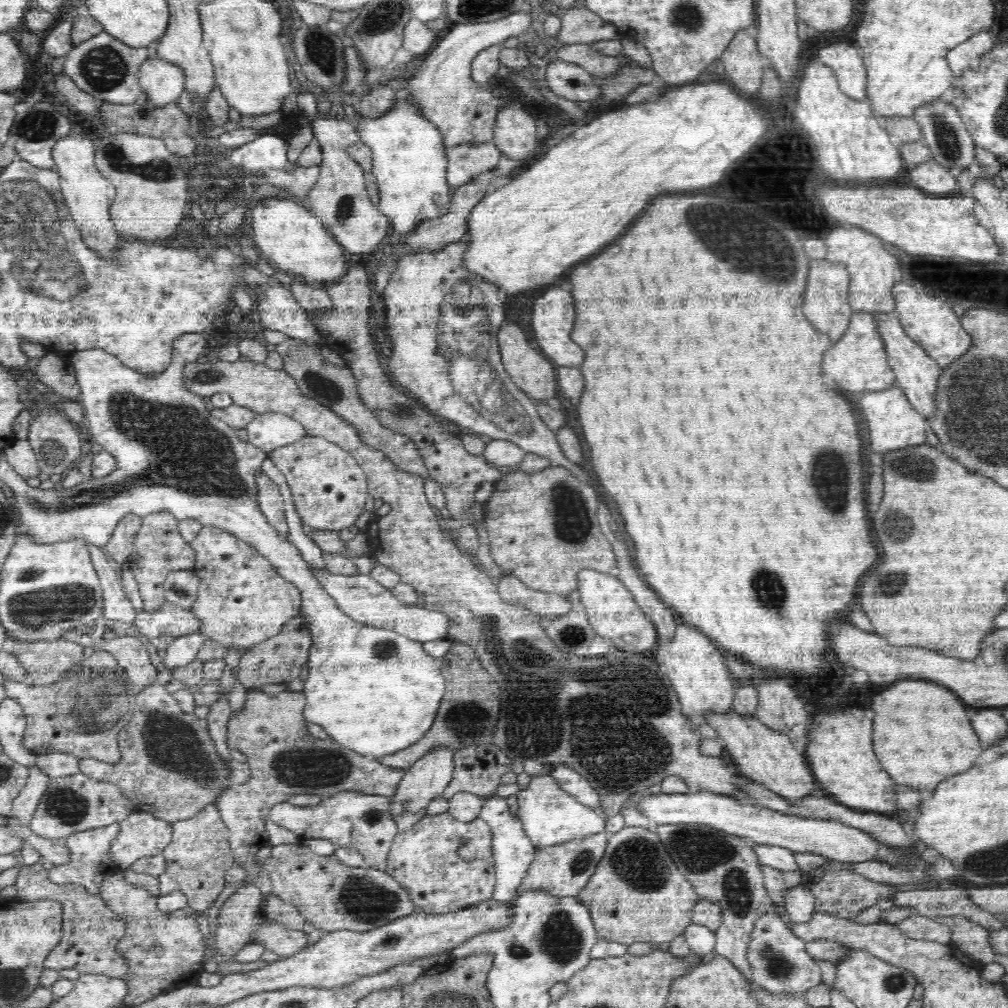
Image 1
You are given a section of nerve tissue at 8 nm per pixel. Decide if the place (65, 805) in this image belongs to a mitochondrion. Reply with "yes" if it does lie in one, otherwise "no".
yes

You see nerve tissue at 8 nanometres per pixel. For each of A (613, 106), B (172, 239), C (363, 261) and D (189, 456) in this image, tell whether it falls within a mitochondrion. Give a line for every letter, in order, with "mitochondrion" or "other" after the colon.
A: other
B: other
C: other
D: mitochondrion

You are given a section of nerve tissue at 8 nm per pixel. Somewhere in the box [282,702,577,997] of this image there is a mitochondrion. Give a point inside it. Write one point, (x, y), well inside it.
(366, 900)

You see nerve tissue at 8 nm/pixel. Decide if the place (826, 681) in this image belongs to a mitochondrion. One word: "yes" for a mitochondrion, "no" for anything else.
no

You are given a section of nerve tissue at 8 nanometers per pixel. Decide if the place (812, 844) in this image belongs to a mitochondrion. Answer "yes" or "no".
no

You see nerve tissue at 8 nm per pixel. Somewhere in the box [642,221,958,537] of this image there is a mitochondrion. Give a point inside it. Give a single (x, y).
(826, 460)

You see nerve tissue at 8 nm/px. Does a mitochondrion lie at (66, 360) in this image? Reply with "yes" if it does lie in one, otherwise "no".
no

